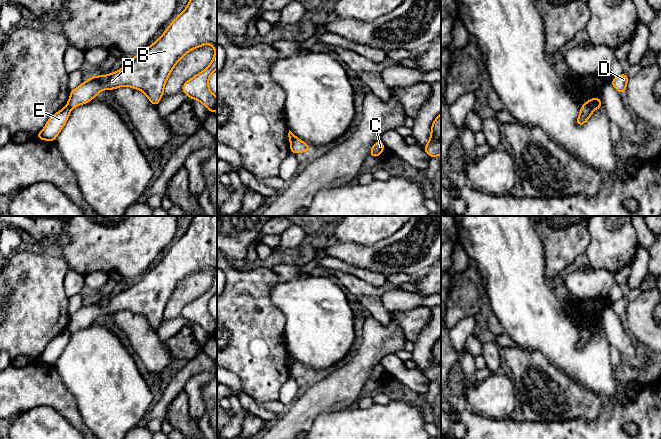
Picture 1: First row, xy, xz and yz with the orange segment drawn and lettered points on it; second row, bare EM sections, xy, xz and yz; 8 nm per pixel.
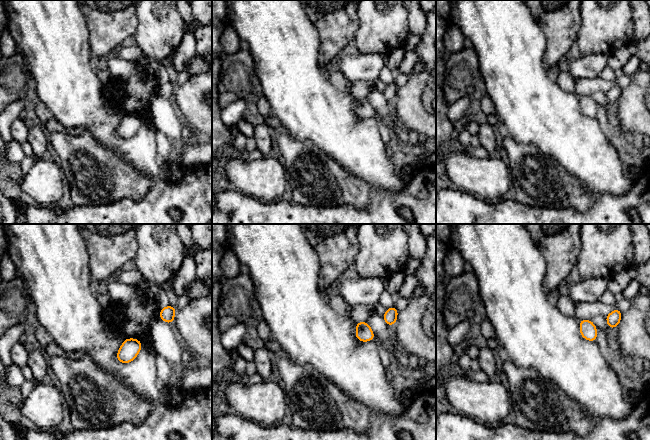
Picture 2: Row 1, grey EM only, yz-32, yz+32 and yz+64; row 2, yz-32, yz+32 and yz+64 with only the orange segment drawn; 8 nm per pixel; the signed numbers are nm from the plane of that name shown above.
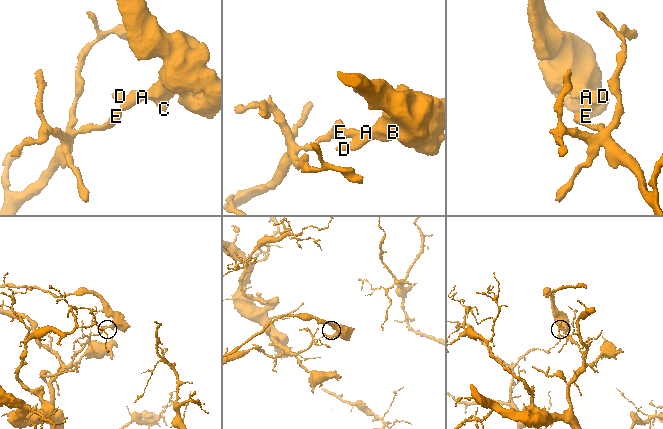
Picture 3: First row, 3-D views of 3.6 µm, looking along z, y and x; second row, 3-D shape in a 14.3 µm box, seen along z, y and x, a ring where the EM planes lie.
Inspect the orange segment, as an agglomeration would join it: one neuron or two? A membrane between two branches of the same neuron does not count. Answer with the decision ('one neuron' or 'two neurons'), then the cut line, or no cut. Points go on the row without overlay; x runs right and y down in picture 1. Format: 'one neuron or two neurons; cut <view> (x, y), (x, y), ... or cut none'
two neurons; cut yz (585, 327), (593, 333)

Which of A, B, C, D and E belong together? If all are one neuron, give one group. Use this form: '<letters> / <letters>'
A B C D / E

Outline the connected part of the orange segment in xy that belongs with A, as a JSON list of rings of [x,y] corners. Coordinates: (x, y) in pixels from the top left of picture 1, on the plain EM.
[[[194,216],[185,234],[171,246],[158,264],[134,280],[120,294],[105,300],[95,299],[89,304],[85,304],[77,312],[70,315],[66,330],[73,333],[90,326],[101,315],[128,310],[142,315],[156,331],[164,319],[164,310],[175,289],[189,275],[205,268],[210,268],[215,273],[212,285],[207,292],[187,304],[182,315],[187,321],[198,324],[210,336],[217,337],[217,321],[209,313],[209,301],[217,293],[217,216]]]

